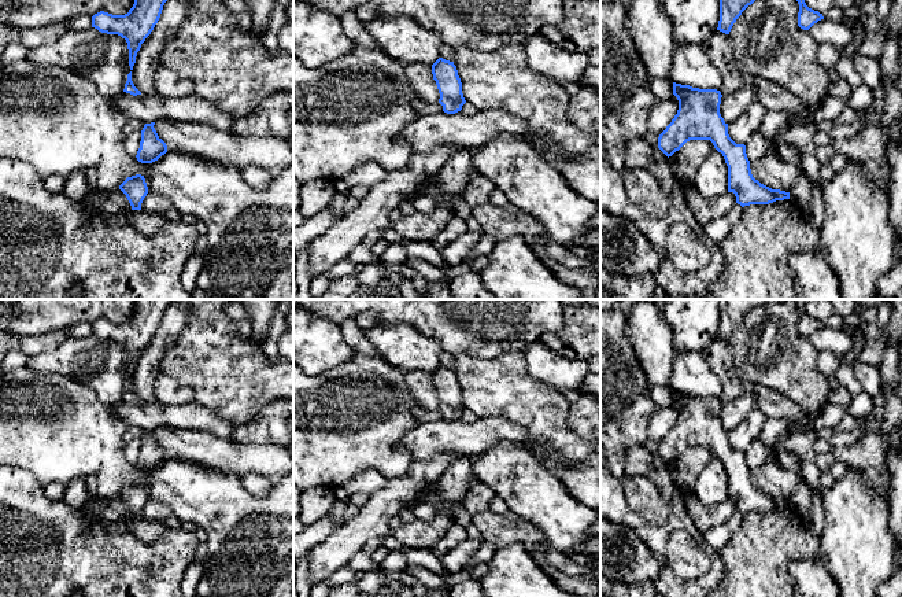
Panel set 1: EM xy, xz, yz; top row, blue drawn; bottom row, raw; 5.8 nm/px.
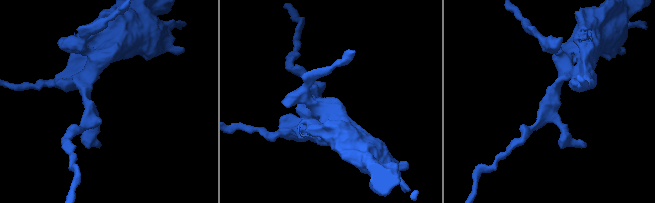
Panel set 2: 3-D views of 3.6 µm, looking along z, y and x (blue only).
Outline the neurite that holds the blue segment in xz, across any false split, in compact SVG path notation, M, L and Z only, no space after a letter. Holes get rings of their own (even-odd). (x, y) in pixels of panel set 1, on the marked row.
M439 58L432 65L432 74L440 93L439 103L443 106L443 111L447 114L461 111L466 100L462 93L462 82L454 62Z

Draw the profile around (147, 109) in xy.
M121 93L110 99L114 108L119 110L127 119L138 119L144 125L164 119L181 122L197 122L217 129L228 129L233 115L218 108L196 95L181 97L166 97L158 93L137 95Z

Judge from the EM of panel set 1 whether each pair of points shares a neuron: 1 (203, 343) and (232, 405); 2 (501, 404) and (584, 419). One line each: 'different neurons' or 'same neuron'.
1: same neuron
2: different neurons

